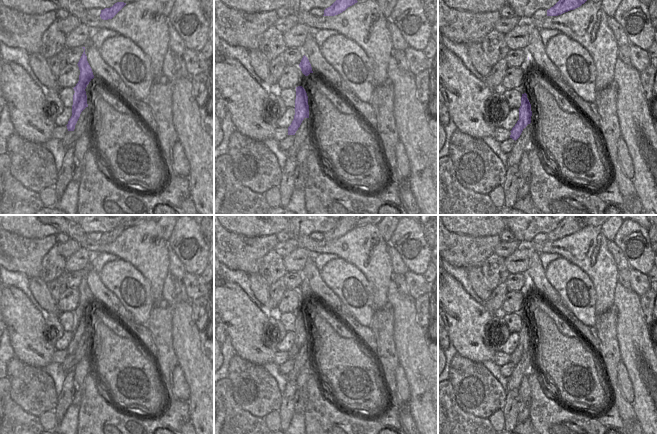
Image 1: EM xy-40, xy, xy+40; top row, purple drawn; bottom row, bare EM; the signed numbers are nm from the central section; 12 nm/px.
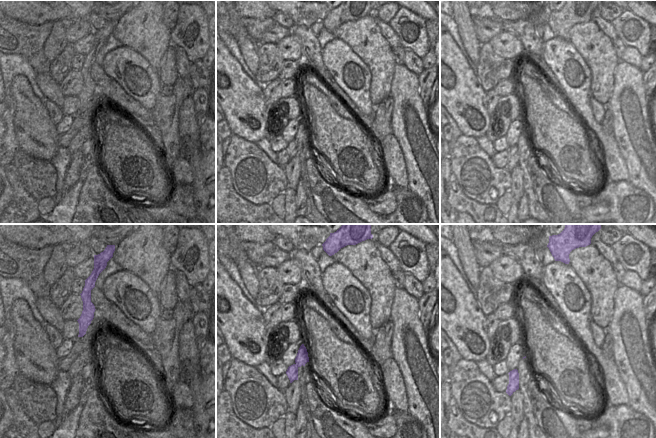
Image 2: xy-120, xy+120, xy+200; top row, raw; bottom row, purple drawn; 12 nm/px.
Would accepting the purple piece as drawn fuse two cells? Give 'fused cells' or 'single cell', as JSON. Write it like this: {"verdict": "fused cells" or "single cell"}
{"verdict": "fused cells"}

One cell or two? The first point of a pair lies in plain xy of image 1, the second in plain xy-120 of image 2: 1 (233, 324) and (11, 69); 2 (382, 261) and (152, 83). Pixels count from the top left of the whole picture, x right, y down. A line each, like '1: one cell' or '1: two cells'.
1: two cells
2: two cells

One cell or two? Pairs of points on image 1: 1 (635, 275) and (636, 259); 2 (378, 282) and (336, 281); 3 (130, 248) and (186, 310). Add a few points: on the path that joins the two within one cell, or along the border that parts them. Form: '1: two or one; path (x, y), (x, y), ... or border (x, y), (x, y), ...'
1: two; border (631, 267), (646, 275)
2: two; border (353, 264), (363, 274), (371, 287), (373, 305)
3: two; border (168, 273), (163, 284), (162, 298)

